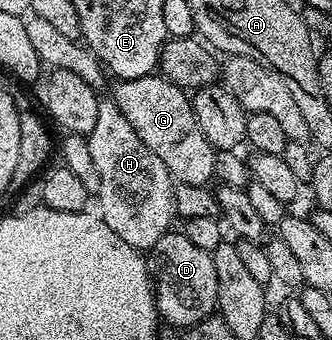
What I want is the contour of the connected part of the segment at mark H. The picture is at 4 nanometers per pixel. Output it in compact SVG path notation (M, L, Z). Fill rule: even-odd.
M111 98L101 99L95 128L87 135L87 140L91 160L99 173L100 188L95 198L99 200L100 219L122 245L148 251L170 231L170 224L175 220L175 183L163 160L139 140L138 133Z

